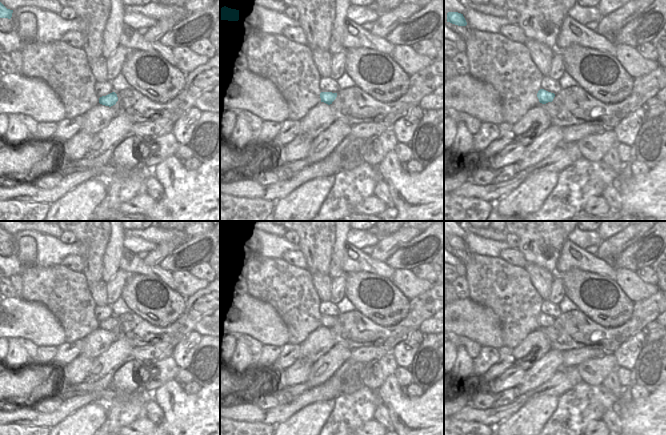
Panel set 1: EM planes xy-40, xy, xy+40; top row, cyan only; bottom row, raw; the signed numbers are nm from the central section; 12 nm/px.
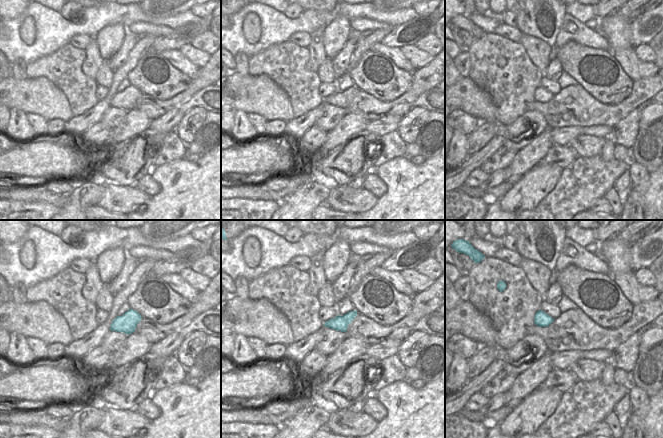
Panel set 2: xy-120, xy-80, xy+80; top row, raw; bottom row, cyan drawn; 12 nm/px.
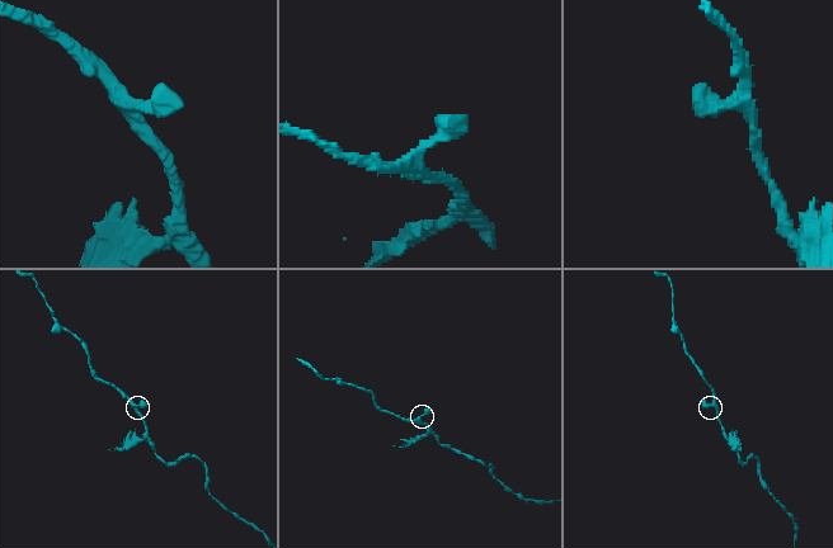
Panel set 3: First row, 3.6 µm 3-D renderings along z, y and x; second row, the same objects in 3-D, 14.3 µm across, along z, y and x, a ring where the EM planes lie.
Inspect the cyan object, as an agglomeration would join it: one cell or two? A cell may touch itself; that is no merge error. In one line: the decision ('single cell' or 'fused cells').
single cell

